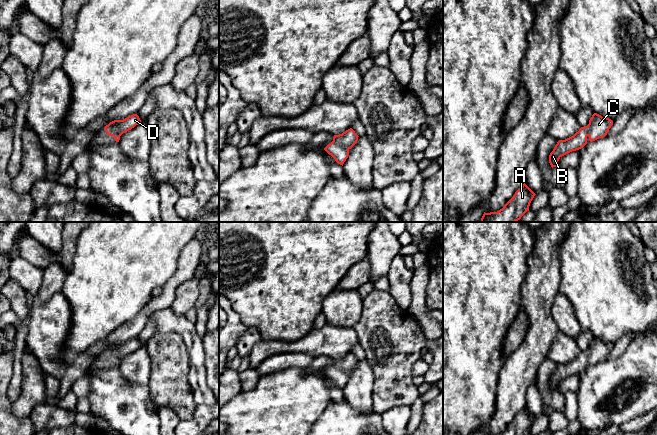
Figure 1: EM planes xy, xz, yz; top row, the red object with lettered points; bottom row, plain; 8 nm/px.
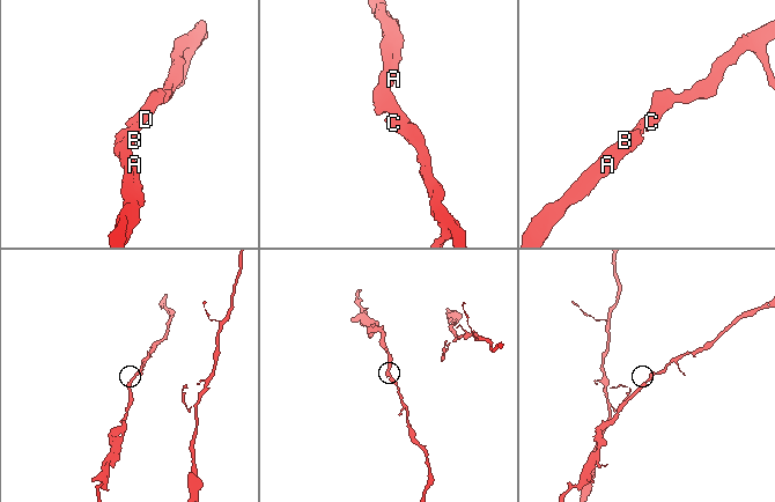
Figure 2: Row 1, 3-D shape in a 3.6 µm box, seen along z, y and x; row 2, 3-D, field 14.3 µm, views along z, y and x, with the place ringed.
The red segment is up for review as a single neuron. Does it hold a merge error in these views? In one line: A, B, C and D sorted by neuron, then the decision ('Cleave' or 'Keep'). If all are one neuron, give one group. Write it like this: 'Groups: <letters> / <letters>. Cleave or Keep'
Groups: A B C D. Keep

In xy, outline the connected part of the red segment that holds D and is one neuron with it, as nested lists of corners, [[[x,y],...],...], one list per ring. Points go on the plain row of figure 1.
[[[137,338],[128,340],[123,344],[114,344],[104,351],[104,354],[109,360],[113,360],[116,366],[119,366],[120,360],[134,352],[141,346]]]

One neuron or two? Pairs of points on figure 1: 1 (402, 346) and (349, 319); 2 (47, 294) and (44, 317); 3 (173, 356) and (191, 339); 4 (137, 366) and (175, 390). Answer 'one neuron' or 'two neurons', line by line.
1: two neurons
2: two neurons
3: two neurons
4: two neurons

